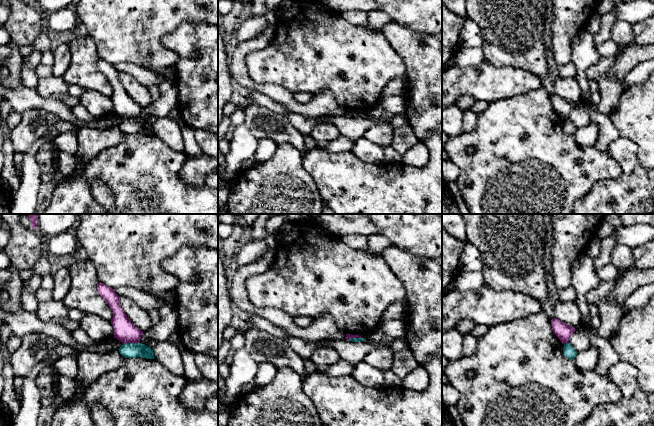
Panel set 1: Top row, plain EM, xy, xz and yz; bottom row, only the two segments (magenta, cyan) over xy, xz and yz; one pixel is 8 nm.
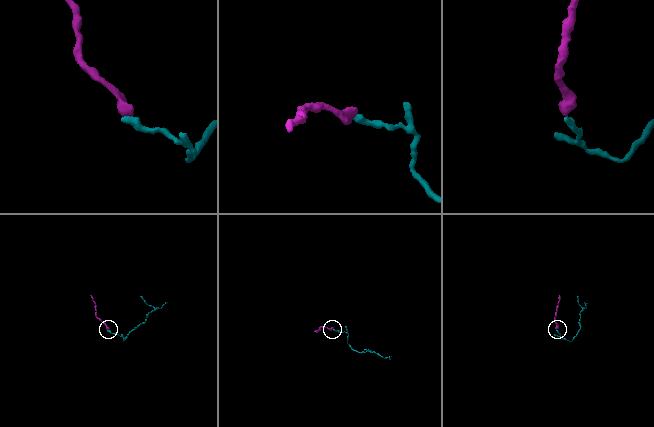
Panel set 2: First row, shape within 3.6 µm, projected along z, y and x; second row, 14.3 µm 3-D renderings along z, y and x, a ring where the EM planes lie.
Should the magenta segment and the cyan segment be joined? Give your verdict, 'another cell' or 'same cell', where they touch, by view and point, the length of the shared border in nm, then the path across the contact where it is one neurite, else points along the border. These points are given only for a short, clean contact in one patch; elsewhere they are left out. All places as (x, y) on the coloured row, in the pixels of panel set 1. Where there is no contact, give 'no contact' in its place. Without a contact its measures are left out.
another cell; contact xy (131, 342); length 120 nm; border xy (138, 342), (126, 342), (124, 344)

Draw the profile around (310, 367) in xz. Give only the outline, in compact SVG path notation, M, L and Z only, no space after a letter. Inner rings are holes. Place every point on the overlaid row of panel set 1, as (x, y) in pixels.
M303 358L303 362L306 370L305 377L317 371L315 364L310 358Z

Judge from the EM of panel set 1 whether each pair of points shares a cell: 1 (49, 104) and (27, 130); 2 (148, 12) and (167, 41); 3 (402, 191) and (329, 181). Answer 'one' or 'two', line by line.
1: two
2: two
3: one

